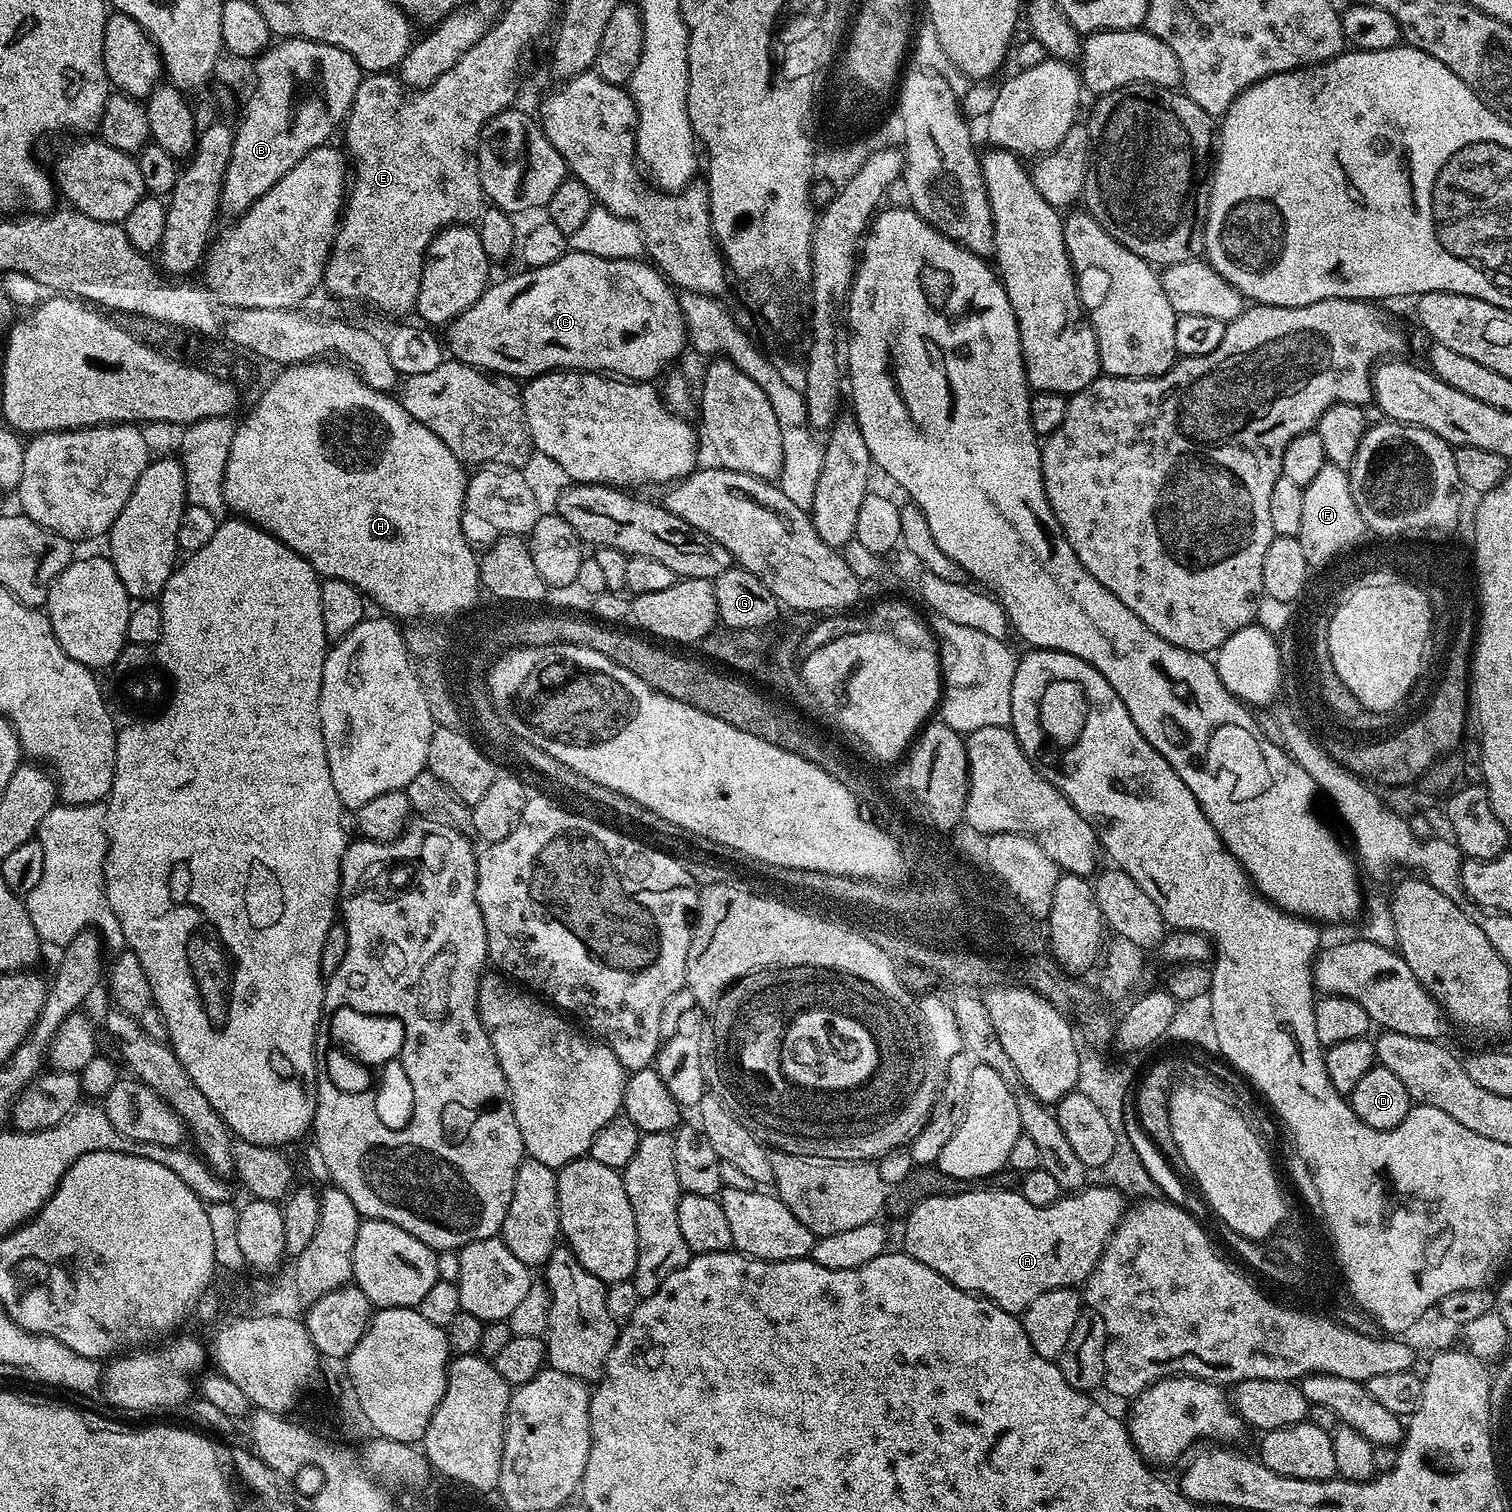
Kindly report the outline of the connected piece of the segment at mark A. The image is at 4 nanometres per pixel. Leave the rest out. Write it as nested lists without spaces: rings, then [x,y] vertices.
[[[1085,1186],[1054,1201],[1053,1204],[1045,1208],[1026,1202],[1026,1198],[1022,1198],[1022,1194],[1018,1190],[1014,1192],[977,1190],[975,1192],[967,1192],[966,1194],[958,1194],[957,1196],[926,1198],[918,1206],[914,1206],[912,1213],[903,1221],[904,1244],[902,1244],[902,1248],[908,1255],[913,1256],[918,1262],[922,1262],[922,1266],[930,1266],[930,1270],[942,1274],[942,1278],[950,1281],[955,1288],[961,1288],[963,1292],[979,1294],[985,1300],[993,1300],[998,1307],[1007,1312],[1022,1314],[1030,1306],[1030,1302],[1034,1302],[1034,1298],[1038,1298],[1038,1294],[1046,1294],[1055,1288],[1071,1288],[1083,1285],[1091,1277],[1092,1273],[1096,1271],[1096,1264],[1104,1252],[1104,1247],[1108,1245],[1109,1238],[1112,1237],[1112,1233],[1120,1225],[1120,1220],[1126,1211],[1126,1203],[1124,1204],[1126,1196],[1123,1191],[1114,1187],[1097,1187]]]

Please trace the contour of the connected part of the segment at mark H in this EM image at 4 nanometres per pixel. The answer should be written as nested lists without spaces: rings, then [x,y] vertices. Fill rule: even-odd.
[[[321,358],[306,364],[290,364],[277,372],[280,373],[269,382],[268,389],[257,398],[252,413],[237,423],[234,442],[230,446],[230,458],[226,460],[224,503],[227,511],[249,520],[290,546],[290,550],[310,562],[317,576],[350,582],[371,603],[373,600],[378,607],[385,608],[389,617],[425,616],[425,621],[436,622],[436,619],[444,620],[447,616],[460,616],[470,611],[476,599],[482,596],[482,585],[477,553],[472,553],[475,552],[473,545],[469,544],[466,534],[462,534],[462,506],[469,477],[465,465],[450,452],[436,433],[411,417],[395,395],[366,386],[360,375],[343,362]],[[320,440],[333,440],[340,444],[340,448],[336,444],[323,444]]]

